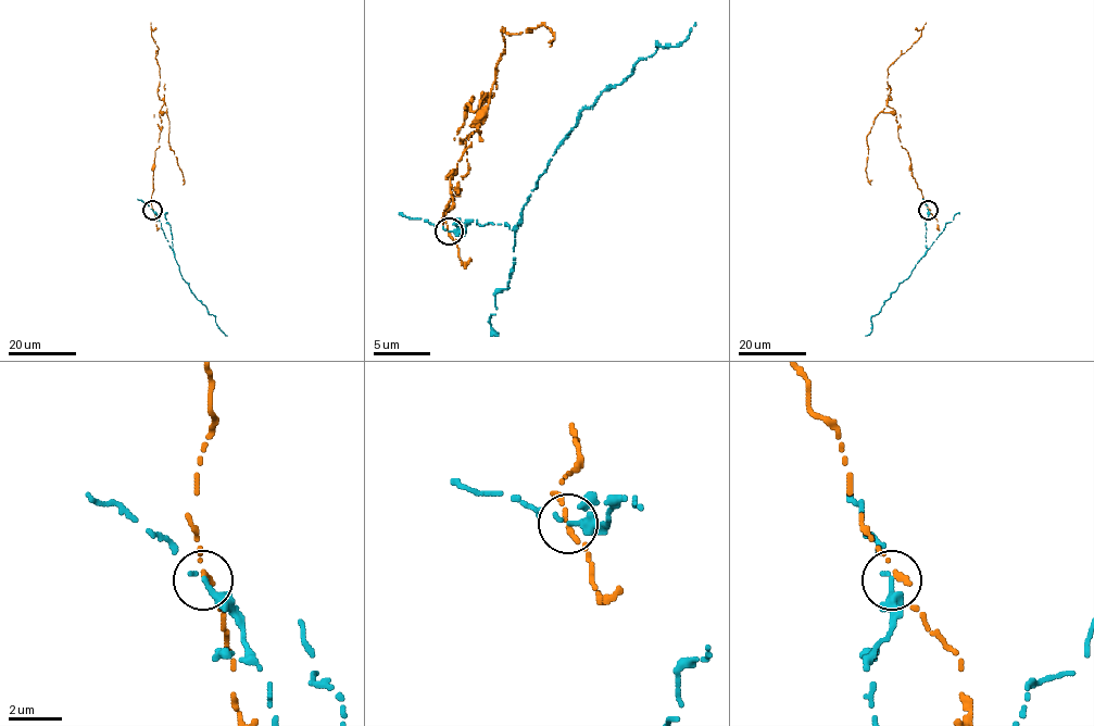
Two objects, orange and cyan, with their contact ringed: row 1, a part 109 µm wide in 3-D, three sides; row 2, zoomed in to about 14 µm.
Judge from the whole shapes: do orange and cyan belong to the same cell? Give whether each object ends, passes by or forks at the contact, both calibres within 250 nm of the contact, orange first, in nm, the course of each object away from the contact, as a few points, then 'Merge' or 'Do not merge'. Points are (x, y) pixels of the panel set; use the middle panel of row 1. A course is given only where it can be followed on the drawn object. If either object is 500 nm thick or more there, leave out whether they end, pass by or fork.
At the ring orange ends. At the ring cyan ends. Thickness 240 nm (orange) against 240 nm. Course of orange: (449, 233), (452, 177), (486, 95), (475, 112), (466, 103), (472, 95), (457, 132), (469, 171), (443, 225). Course of cyan: (449, 230), (477, 222), (511, 230), (579, 114), (655, 52), (657, 41), (678, 47), (694, 22). Do not merge

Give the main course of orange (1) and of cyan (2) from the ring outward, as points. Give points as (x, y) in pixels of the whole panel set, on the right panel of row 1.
1: (929, 210), (897, 136), (896, 112), (887, 103), (892, 100), (888, 67), (926, 23)
2: (928, 210), (926, 254), (885, 300), (881, 311), (870, 318), (872, 330), (865, 336)

